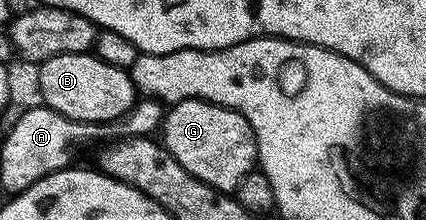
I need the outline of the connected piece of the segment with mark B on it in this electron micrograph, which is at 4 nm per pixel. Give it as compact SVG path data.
M97 54L61 55L41 64L38 87L42 90L41 102L56 113L77 123L117 124L126 118L139 102L140 94L134 88L130 71L116 69L98 59Z

